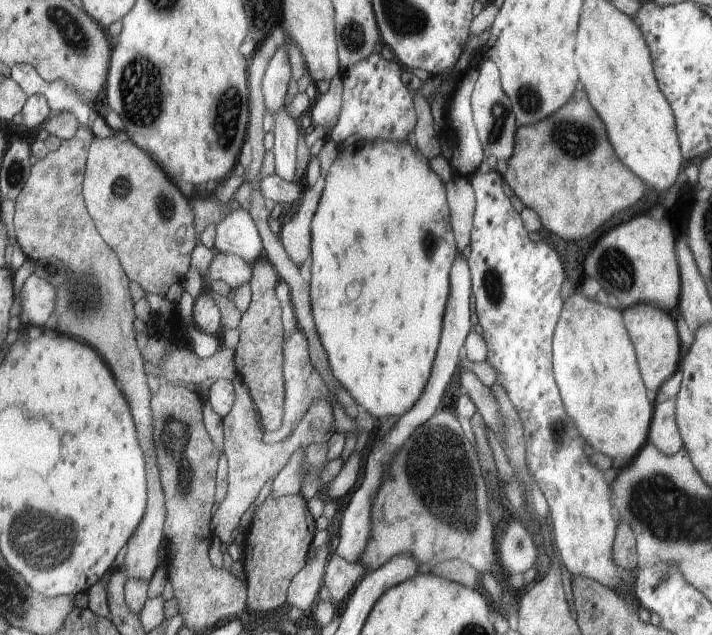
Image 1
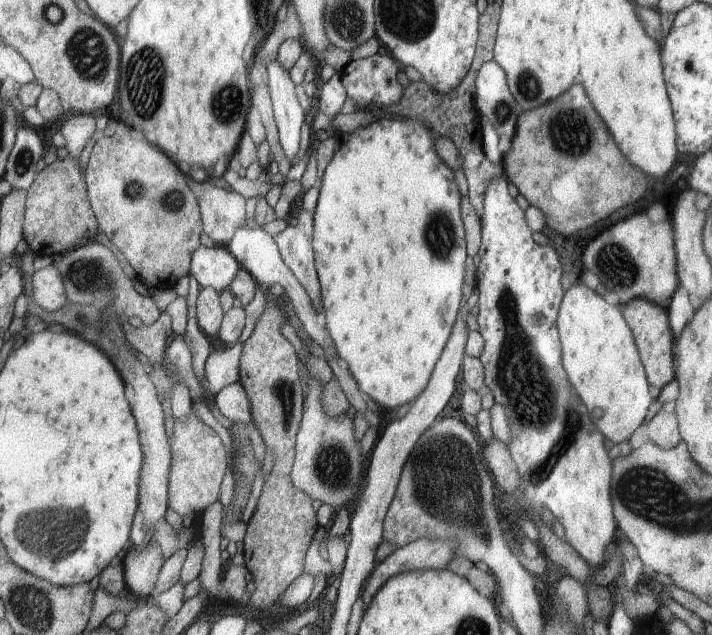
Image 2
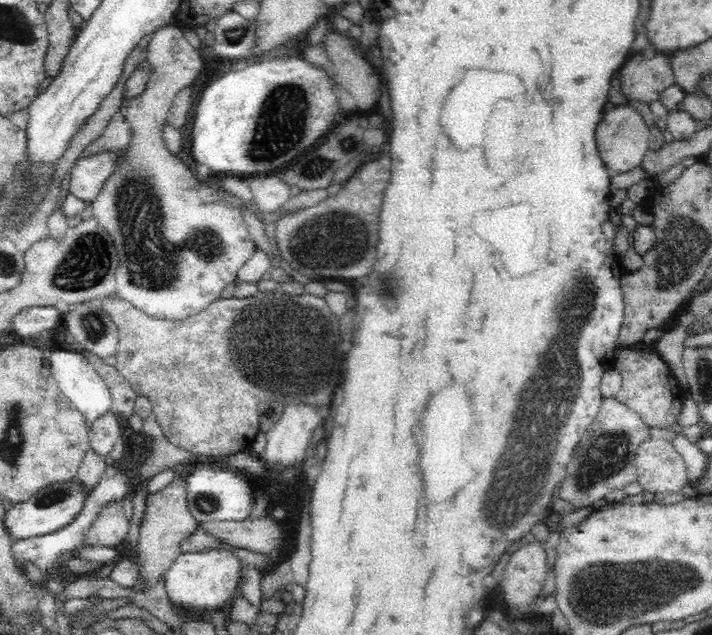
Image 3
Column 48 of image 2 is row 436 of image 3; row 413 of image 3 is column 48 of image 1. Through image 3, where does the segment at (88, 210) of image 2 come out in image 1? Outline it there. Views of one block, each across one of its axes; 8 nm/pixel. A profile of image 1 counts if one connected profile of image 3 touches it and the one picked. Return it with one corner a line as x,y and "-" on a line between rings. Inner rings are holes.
79,125
71,138
60,140
59,147
53,152
47,152
47,156
30,166
29,176
23,185
23,192
16,198
16,208
14,214
14,234
22,249
22,253
30,261
42,258
55,257
63,266
69,270
67,280
63,286
55,287
55,306
52,319
57,316
57,324
50,325
57,333
67,334
80,341
88,342
99,351
101,358
107,362
111,368
111,374
115,376
115,382
120,386
133,386
133,392
123,391
123,396
127,399
127,404
131,407
131,416
135,420
135,430
138,430
139,446
142,446
143,454
146,454
147,470
147,506
146,513
143,514
142,521
134,530
134,534
126,542
127,551
123,561
125,576
137,578
148,582
157,566
157,550
161,542
161,528
163,528
163,516
165,516
165,496
161,484
161,476
155,455
155,446
151,442
151,408
147,408
149,390
145,386
145,374
143,374
143,362
141,362
141,352
135,346
135,334
131,328
131,322
135,320
133,316
133,300
129,296
127,288
126,272
123,272
122,264
118,260
118,255
111,250
107,243
103,242
102,236
95,230
94,221
90,213
86,210
85,199
82,197
82,178
85,176
86,156
89,152
91,136
87,126

